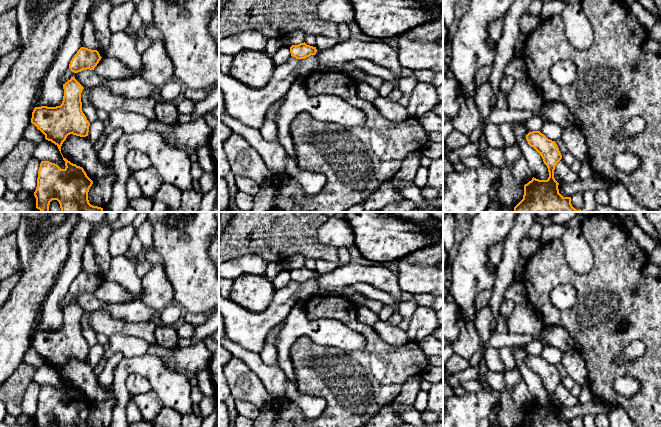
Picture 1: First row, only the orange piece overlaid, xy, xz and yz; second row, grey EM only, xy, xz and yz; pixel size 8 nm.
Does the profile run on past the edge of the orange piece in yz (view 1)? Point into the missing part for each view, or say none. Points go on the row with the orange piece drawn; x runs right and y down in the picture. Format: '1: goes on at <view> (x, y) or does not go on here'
1: does not go on here

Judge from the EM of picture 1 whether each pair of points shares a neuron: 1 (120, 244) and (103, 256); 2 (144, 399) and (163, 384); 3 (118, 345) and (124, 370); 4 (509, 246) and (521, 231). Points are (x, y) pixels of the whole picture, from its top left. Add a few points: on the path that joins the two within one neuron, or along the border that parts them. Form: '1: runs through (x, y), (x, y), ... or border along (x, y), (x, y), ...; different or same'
1: border along (113, 231), (108, 243), (108, 252), (111, 256); different
2: border along (152, 389), (164, 406); different
3: border along (146, 352), (137, 356), (124, 357); different
4: runs through (512, 242), (517, 235); same

